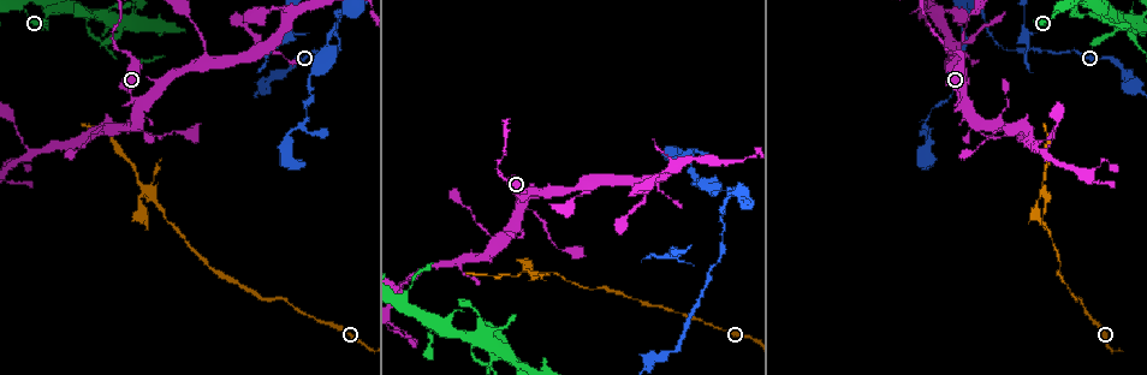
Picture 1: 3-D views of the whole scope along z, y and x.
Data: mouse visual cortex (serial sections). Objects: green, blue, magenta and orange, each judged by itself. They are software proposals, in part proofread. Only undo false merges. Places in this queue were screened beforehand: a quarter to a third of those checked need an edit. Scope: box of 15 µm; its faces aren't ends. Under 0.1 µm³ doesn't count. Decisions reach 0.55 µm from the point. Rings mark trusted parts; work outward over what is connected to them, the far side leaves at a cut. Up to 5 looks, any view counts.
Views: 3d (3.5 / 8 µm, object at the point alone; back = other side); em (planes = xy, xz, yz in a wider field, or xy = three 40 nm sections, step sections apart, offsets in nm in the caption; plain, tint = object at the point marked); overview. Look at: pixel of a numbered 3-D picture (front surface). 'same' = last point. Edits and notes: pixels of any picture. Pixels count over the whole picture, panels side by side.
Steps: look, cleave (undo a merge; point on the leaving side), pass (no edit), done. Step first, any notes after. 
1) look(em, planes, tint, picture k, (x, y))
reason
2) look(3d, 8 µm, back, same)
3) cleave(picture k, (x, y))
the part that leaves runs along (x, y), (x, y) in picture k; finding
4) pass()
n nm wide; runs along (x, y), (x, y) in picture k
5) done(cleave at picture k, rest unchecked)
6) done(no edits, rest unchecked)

look(3d, 3.5 µm, picture 1, (87, 9))
thick turns thin

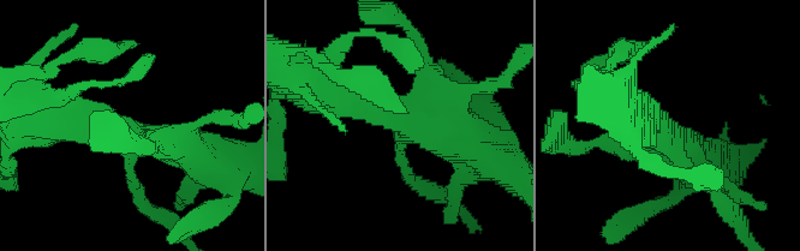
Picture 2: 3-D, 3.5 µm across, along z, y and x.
look(em, planes, tint, picture 2, (412, 118))
need the tissue

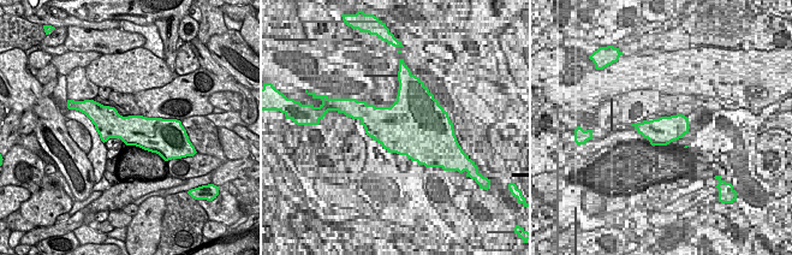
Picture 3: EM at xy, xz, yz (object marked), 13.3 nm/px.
pass()
runs along (340, 100), (451, 127), (479, 149) in picture 2; continuous, no second cell

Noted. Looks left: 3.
look(3d, 3.5 µm, picture 1, (512, 191))
abrupt turn

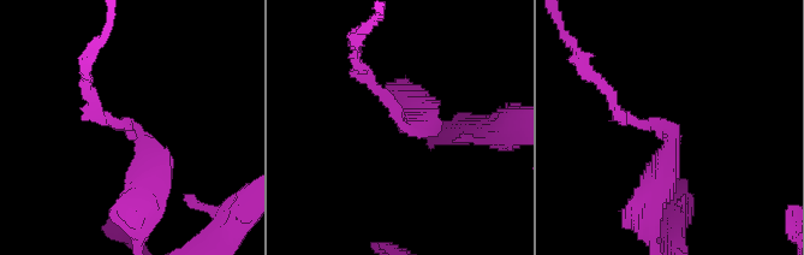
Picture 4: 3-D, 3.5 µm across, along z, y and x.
look(em, xy, step 1, tint, picture 4, (131, 131))

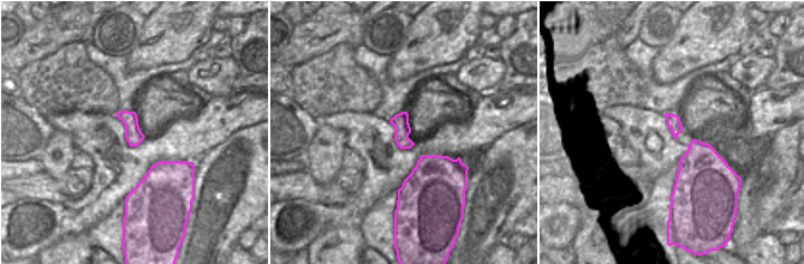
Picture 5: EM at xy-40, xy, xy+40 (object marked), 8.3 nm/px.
pass()
runs along (140, 206), (152, 154), (91, 102) in picture 4; one cell here

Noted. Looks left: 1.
done(no edits, rest unchecked)

